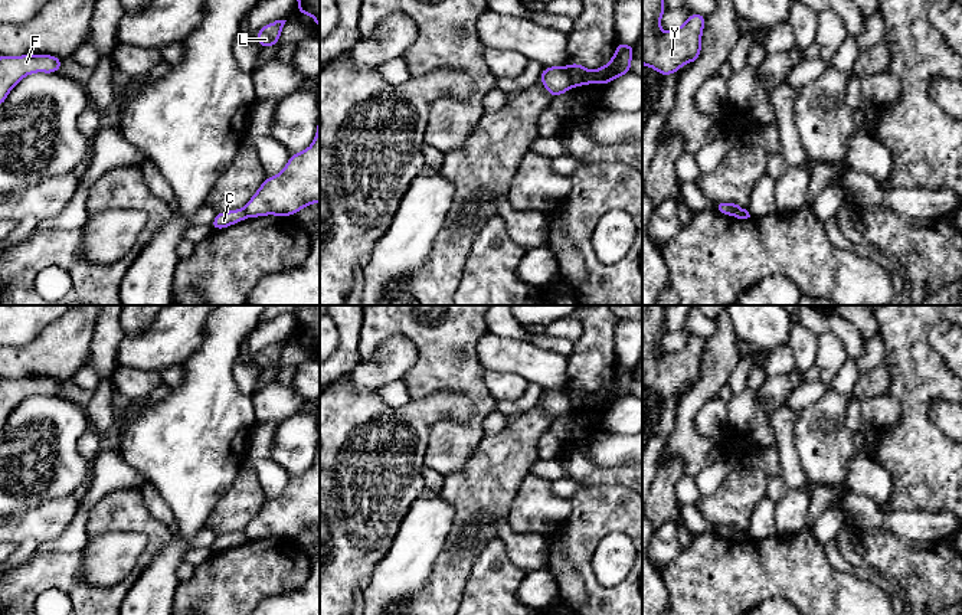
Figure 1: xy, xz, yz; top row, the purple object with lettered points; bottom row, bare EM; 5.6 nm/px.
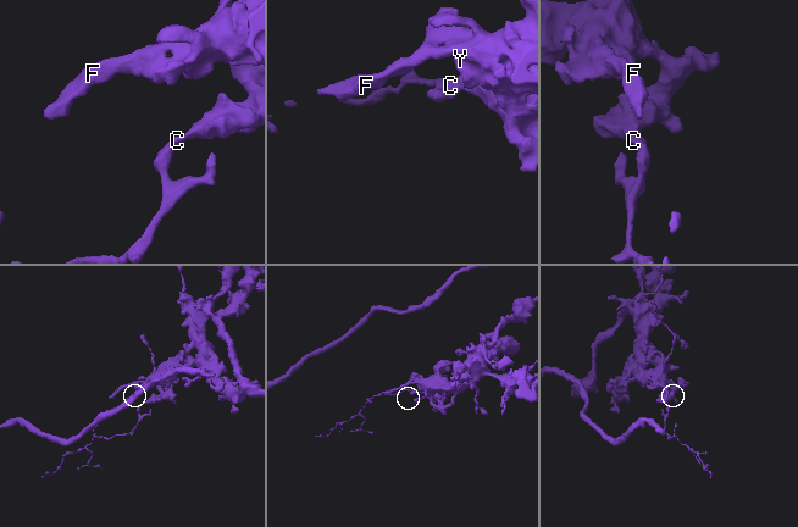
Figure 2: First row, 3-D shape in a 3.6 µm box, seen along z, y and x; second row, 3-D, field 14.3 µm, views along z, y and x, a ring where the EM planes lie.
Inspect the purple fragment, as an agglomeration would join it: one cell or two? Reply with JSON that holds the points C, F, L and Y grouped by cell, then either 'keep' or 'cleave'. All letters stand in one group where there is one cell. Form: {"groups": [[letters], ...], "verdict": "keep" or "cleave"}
{"groups": [["C"], ["F", "L", "Y"]], "verdict": "cleave"}

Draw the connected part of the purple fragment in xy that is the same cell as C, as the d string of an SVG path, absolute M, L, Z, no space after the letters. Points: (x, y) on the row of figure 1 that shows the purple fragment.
M235 209L228 212L217 212L210 226L213 230L225 229L235 223L239 223L248 217L245 209Z

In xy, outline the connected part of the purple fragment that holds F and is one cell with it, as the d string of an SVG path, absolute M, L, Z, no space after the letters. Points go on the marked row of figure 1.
M32 53L20 56L0 56L0 107L9 92L27 75L35 72L60 72L63 59L53 55Z

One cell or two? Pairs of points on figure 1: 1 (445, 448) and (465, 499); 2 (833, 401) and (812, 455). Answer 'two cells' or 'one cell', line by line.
1: two cells
2: one cell

